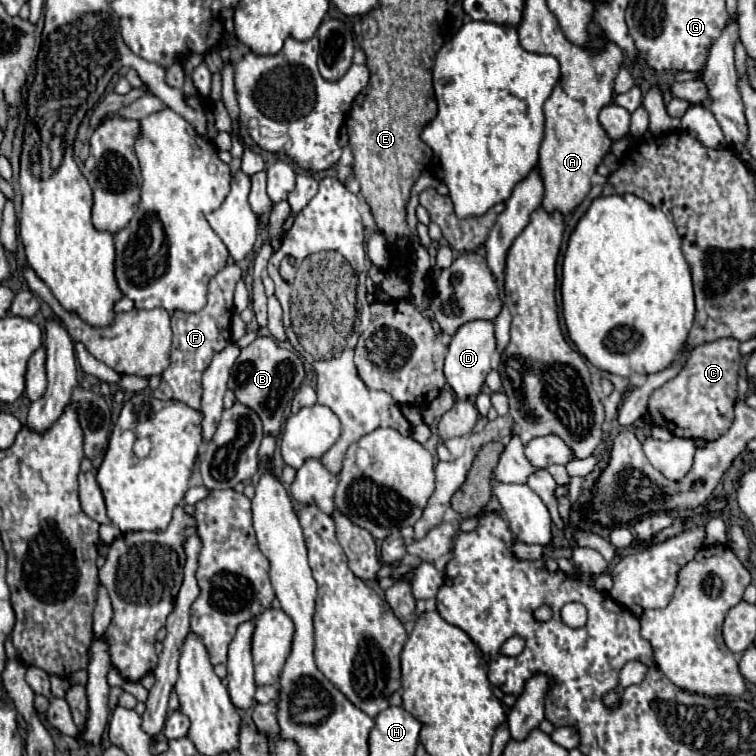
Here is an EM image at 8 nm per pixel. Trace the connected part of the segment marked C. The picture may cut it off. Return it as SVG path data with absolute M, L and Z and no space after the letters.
M718 339L714 343L706 343L702 347L696 347L690 351L686 365L682 371L662 387L658 387L650 399L648 399L648 415L654 425L668 429L676 437L686 437L686 439L696 439L702 437L706 441L714 441L722 437L728 427L734 421L734 401L736 401L736 381L738 381L738 367L740 367L740 351L738 351L740 341L736 339Z

